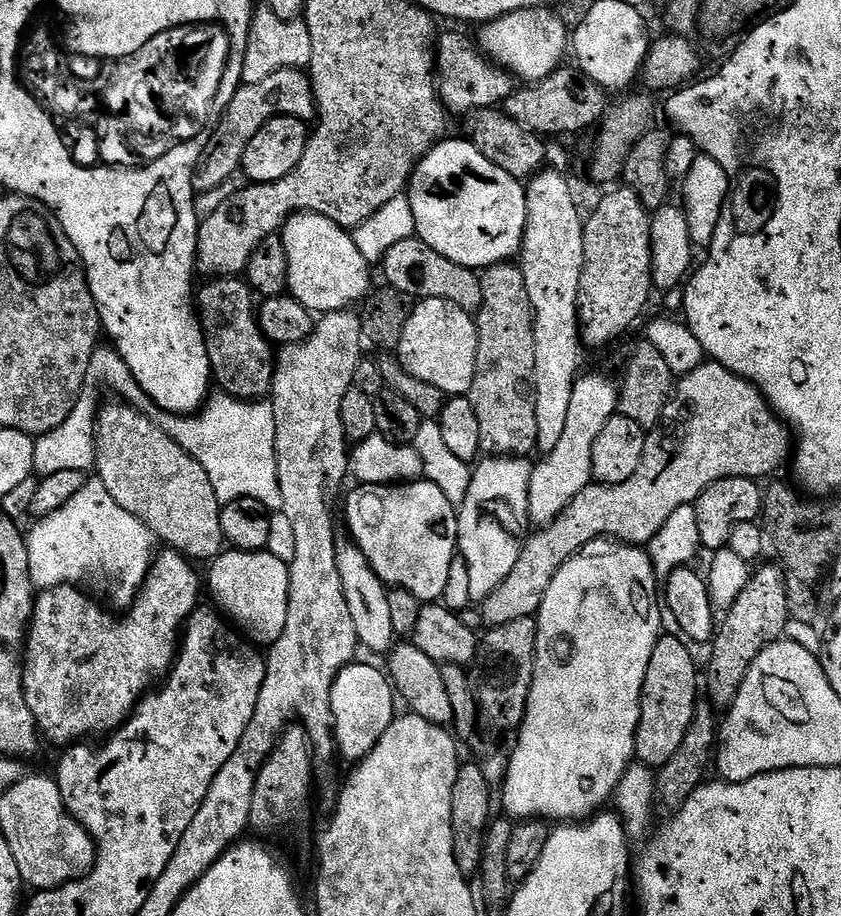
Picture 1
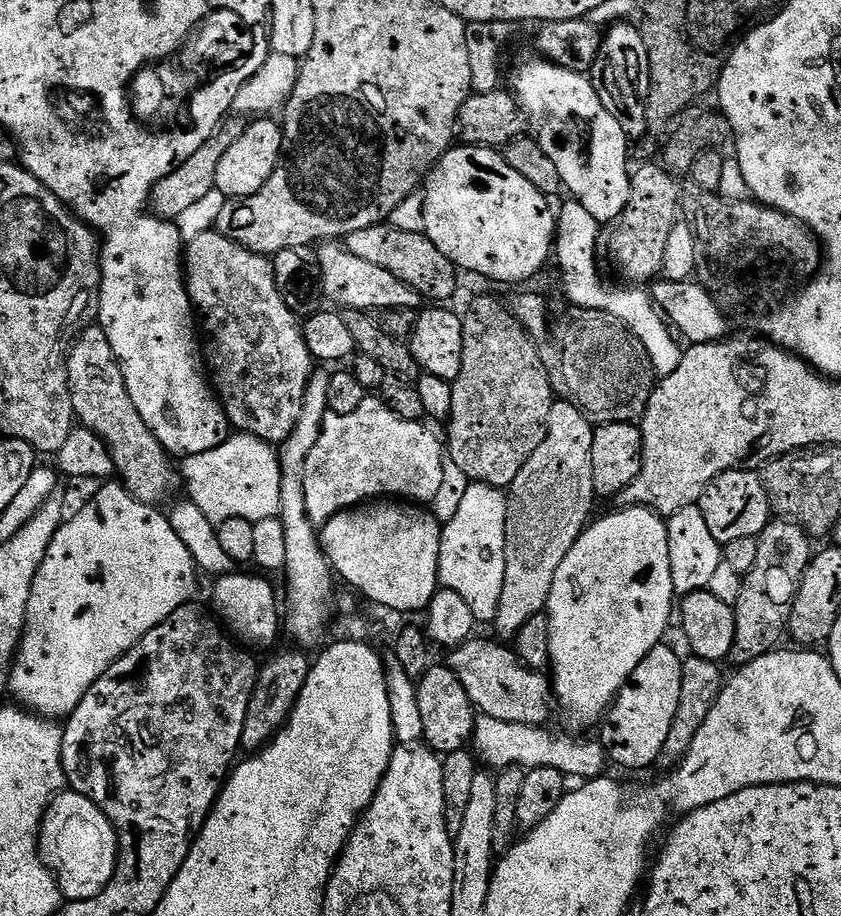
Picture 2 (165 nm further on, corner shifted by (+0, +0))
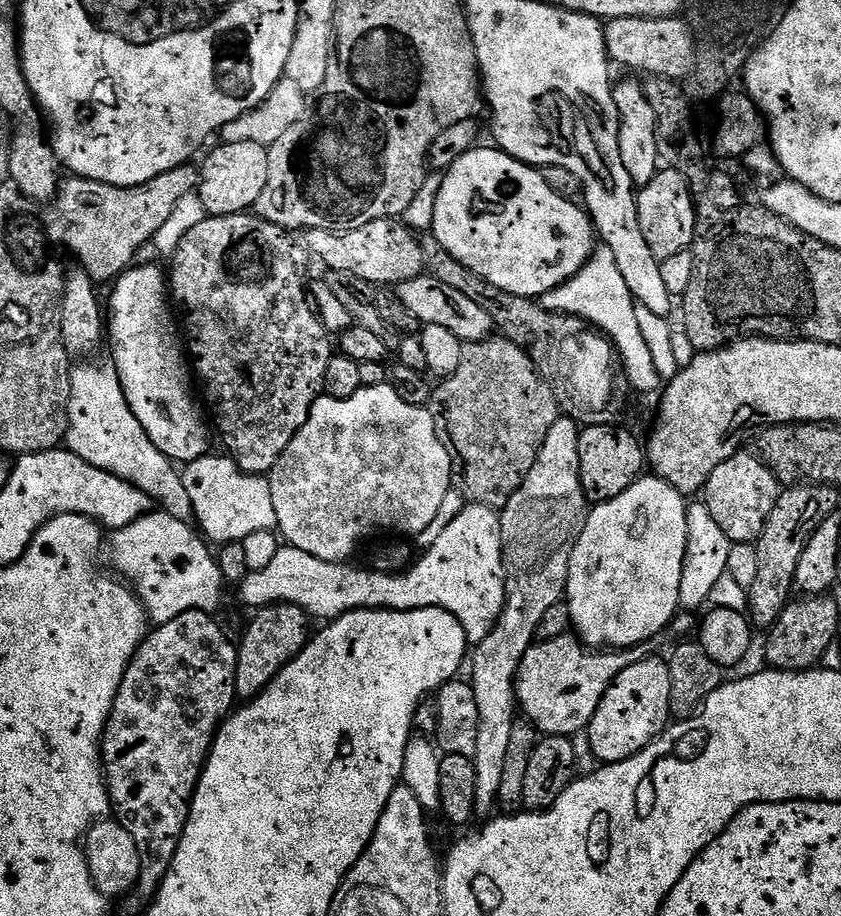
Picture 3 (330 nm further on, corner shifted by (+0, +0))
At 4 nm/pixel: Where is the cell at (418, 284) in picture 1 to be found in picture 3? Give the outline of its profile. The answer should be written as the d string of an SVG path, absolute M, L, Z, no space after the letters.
M396 218L370 222L349 232L310 230L303 233L302 240L307 251L325 264L325 269L354 274L375 286L395 286L410 282L410 278L418 278L426 272L423 243L407 224Z

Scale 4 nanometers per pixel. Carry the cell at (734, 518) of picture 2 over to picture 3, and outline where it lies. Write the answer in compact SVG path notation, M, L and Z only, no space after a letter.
M741 450L726 458L726 462L710 474L702 489L702 503L733 544L753 543L760 539L766 518L770 518L770 510L774 510L782 491L782 485L772 470L764 465L759 455L749 452Z

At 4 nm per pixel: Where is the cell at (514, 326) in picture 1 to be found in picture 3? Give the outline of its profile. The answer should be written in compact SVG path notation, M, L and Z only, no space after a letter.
M499 334L486 340L465 343L458 370L454 370L452 376L443 377L433 387L430 411L434 426L440 431L440 441L450 454L455 491L462 493L469 504L481 504L497 510L504 508L522 482L526 482L526 474L534 470L542 442L546 442L546 434L550 434L550 426L554 426L554 422L562 416L554 390L550 390L534 366L528 349L519 348Z

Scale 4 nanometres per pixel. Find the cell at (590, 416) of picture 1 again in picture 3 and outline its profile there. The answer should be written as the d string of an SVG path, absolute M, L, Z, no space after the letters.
M561 418L554 422L554 426L550 426L550 434L546 434L546 442L542 442L542 450L536 459L534 470L530 470L530 474L526 474L526 482L522 482L522 486L510 498L510 502L506 502L504 508L499 509L500 525L502 526L502 554L504 555L504 575L506 583L506 598L504 599L504 609L500 615L499 622L494 626L494 630L486 637L479 641L480 644L475 645L474 651L470 656L470 668L472 664L472 676L470 675L470 683L474 690L474 698L478 702L478 750L471 757L474 762L474 774L478 774L478 794L476 795L476 816L488 818L493 815L492 807L495 809L498 804L498 786L502 786L502 769L506 763L506 750L510 743L510 730L514 730L518 719L518 705L516 703L516 675L520 669L522 658L526 654L526 650L530 650L532 644L537 643L538 637L536 631L542 622L542 617L546 615L546 610L550 610L550 606L561 603L565 599L568 590L568 575L570 574L570 554L574 554L574 546L578 542L578 538L582 538L582 530L586 526L586 518L590 511L590 505L586 494L582 490L582 478L580 477L580 466L578 464L578 440L580 438L581 425L574 420Z

